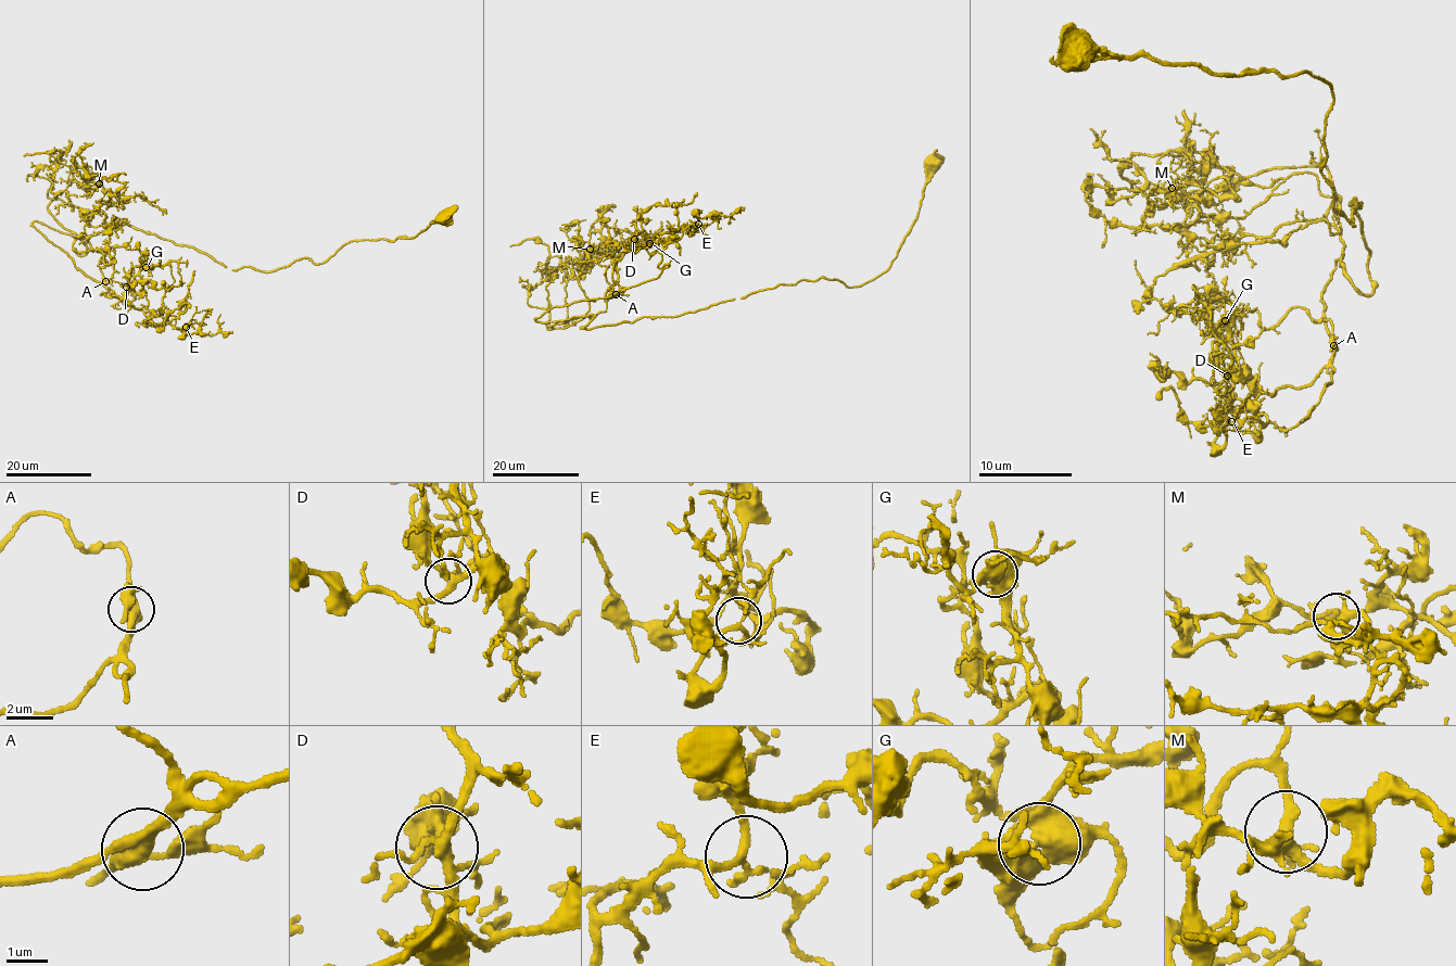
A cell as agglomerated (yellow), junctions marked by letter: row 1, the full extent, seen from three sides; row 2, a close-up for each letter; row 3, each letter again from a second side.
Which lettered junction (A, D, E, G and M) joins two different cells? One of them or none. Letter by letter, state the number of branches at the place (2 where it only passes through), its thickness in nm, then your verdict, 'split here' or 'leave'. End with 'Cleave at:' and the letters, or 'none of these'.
A: 4 | 320 nm | leave
D: 5 | 240 nm | leave
E: 4 | 190 nm | leave
G: 5 | 600 nm | leave
M: 5 | 320 nm | leave
Cleave at: none of these

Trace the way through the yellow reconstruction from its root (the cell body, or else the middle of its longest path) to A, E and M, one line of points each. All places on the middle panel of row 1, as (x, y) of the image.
A: (929, 163), (897, 257), (859, 286), (801, 279), (590, 329), (580, 328), (590, 314), (535, 320), (616, 294)
E: (929, 163), (897, 257), (859, 286), (535, 320), (654, 279), (698, 224)
M: (929, 163), (897, 257), (856, 287), (801, 279), (676, 316), (548, 327), (570, 326), (565, 286), (590, 249)

